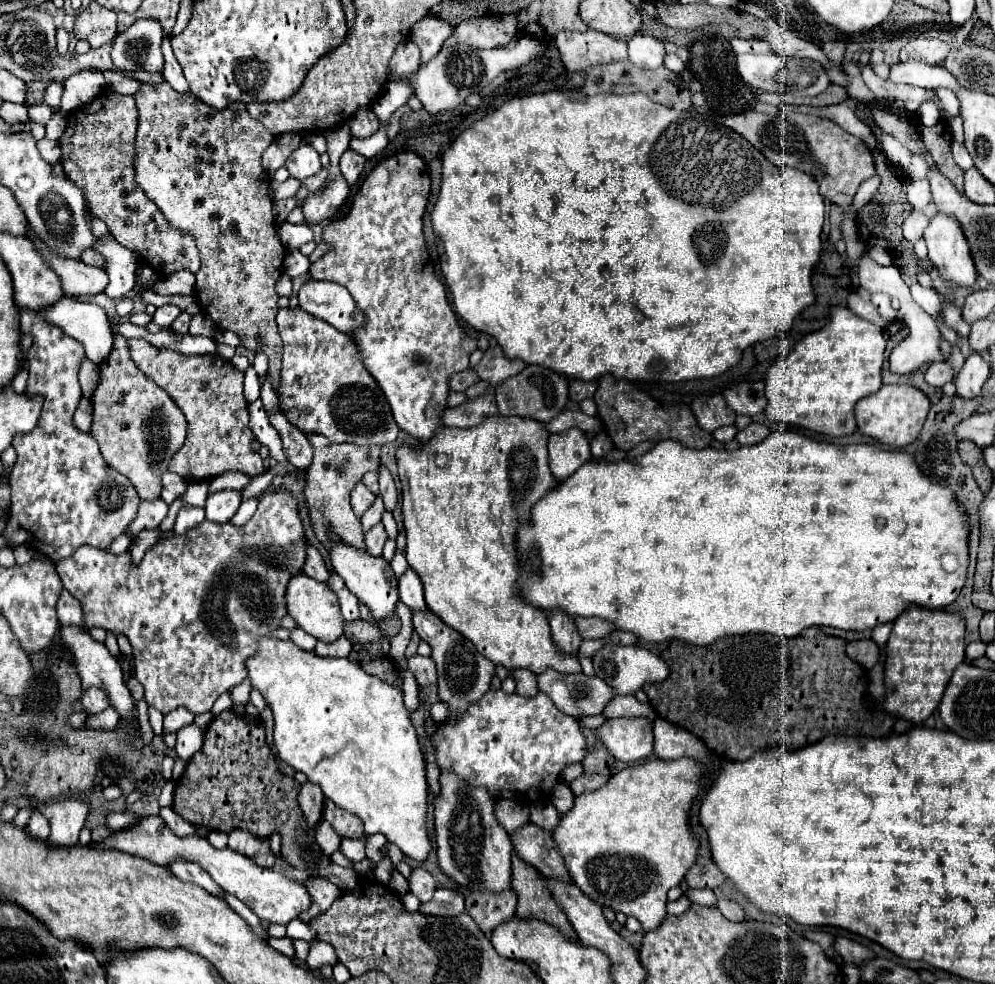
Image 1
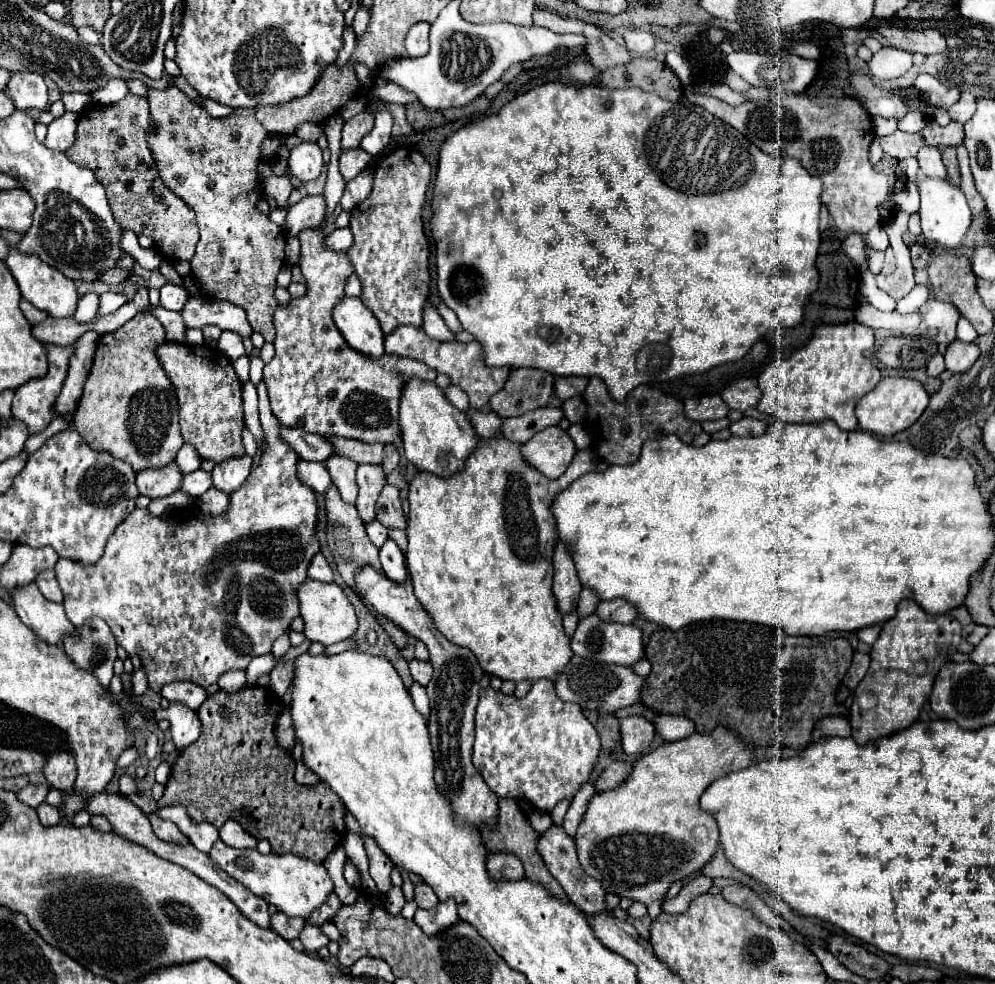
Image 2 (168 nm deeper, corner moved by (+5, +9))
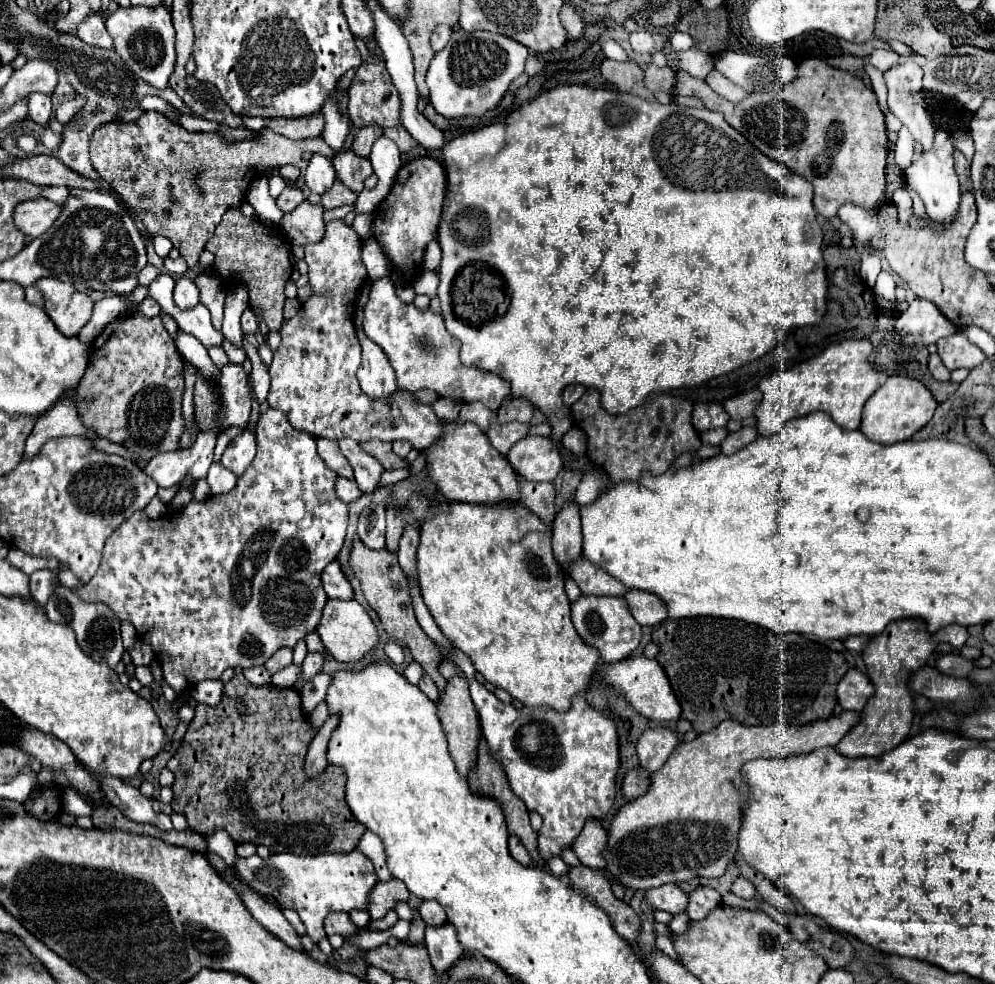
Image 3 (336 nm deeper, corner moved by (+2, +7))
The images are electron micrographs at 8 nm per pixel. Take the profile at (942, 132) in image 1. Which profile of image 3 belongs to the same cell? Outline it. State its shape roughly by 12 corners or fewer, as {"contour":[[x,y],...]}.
{"contour":[[956,152],[956,172],[962,192],[970,190],[970,160]]}

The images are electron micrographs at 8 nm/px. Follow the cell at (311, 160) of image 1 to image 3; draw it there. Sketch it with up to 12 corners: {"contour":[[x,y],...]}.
{"contour":[[310,158],[304,172],[306,186],[324,194],[336,180],[332,160]]}

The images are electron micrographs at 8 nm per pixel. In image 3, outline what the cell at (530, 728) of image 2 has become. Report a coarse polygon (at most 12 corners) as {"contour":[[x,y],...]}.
{"contour":[[470,672],[492,756],[542,816],[544,862],[602,820],[616,722],[504,704]]}

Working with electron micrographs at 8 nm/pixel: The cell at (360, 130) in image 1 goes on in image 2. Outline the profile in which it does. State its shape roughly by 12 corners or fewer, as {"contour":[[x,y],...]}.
{"contour":[[361,112],[343,124],[341,148],[357,148],[373,128],[373,116]]}

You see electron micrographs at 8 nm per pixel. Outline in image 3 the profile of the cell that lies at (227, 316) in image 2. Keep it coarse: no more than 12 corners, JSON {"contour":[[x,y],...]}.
{"contour":[[250,308],[242,314],[244,334],[258,330],[258,320]]}

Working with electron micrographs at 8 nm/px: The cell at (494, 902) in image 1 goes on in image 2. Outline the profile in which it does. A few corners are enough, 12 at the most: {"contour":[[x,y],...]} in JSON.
{"contour":[[489,854],[493,880],[521,880],[523,864],[511,854]]}

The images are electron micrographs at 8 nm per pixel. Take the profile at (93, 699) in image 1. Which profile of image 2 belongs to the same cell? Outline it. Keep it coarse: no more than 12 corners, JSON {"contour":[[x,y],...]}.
{"contour":[[103,620],[77,628],[63,650],[103,688],[117,658],[111,628]]}

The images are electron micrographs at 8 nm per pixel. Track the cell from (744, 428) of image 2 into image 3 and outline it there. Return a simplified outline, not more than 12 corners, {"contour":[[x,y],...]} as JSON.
{"contour":[[740,428],[720,444],[730,456],[758,438],[756,428]]}

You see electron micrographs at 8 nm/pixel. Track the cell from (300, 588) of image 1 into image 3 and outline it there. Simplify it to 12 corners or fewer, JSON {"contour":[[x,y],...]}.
{"contour":[[328,600],[316,632],[338,662],[378,646],[376,626],[356,600]]}

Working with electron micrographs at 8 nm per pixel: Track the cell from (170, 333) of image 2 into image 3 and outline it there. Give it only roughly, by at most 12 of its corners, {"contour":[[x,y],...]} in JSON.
{"contour":[[178,328],[175,346],[204,378],[218,382],[220,370],[198,338]]}

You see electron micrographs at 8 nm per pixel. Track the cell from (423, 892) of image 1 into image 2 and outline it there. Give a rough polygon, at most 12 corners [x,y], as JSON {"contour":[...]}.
{"contour":[[425,882],[415,886],[415,902],[419,908],[433,908],[437,894]]}

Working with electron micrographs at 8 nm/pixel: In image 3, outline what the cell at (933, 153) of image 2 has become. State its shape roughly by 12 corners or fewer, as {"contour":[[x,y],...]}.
{"contour":[[902,62],[884,72],[890,112],[922,148],[934,128],[922,94],[922,68]]}

